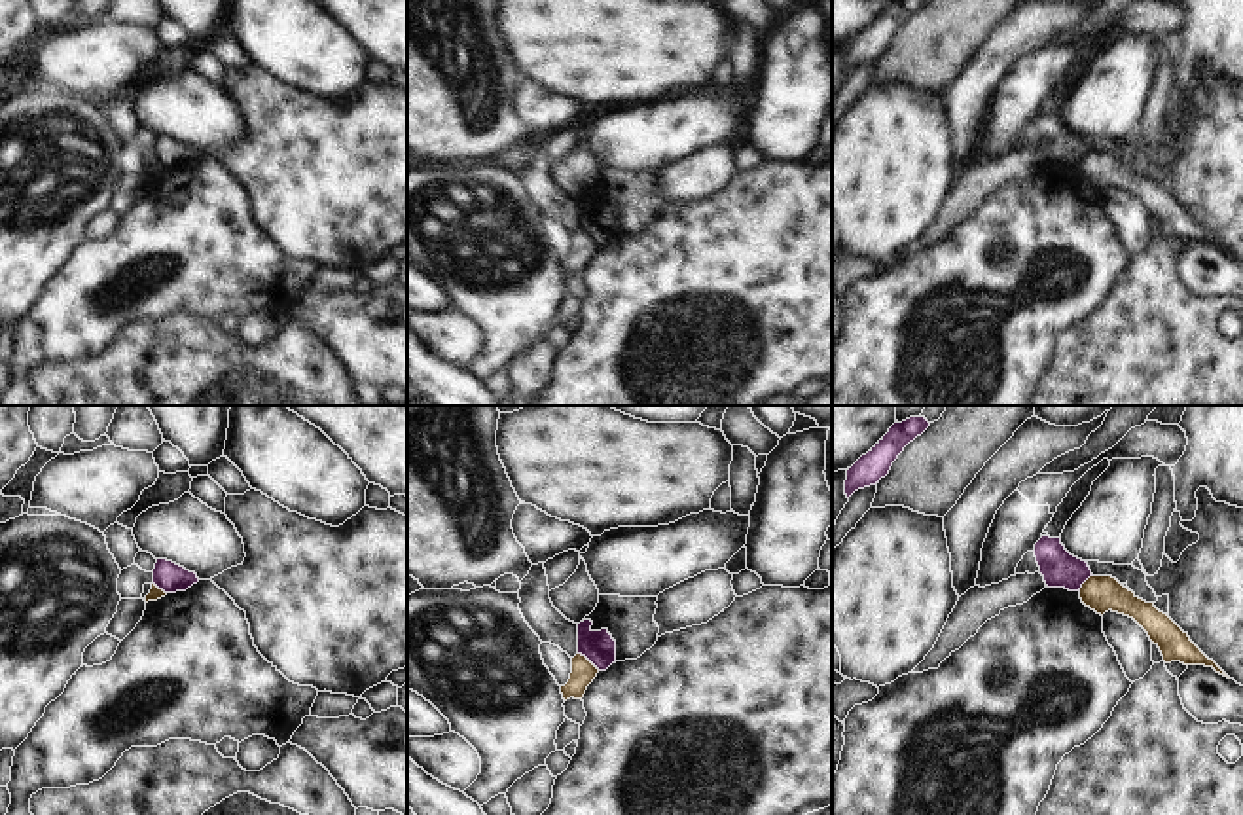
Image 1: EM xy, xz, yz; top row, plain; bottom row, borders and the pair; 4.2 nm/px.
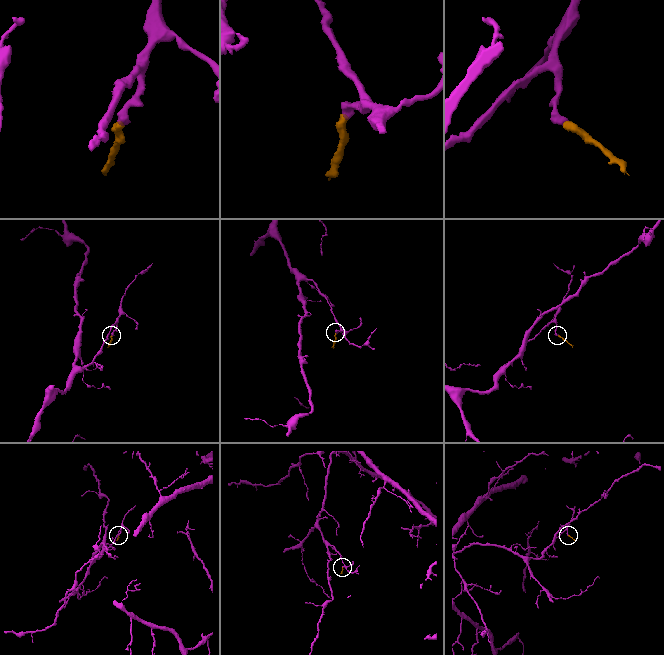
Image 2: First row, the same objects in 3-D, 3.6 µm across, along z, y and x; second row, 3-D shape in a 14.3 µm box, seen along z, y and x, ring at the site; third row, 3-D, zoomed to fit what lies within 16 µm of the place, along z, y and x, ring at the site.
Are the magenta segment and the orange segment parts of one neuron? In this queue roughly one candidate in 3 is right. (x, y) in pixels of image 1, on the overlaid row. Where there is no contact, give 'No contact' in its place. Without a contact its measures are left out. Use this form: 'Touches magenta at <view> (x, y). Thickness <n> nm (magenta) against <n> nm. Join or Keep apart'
Touches magenta at xz (590, 660). Thickness 140 nm (magenta) against 100 nm. Keep apart.

